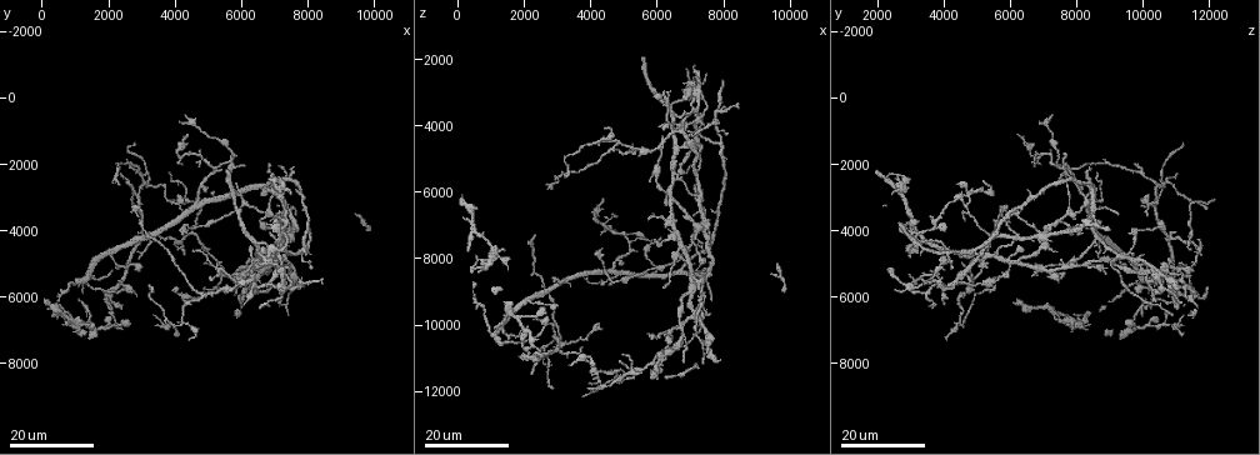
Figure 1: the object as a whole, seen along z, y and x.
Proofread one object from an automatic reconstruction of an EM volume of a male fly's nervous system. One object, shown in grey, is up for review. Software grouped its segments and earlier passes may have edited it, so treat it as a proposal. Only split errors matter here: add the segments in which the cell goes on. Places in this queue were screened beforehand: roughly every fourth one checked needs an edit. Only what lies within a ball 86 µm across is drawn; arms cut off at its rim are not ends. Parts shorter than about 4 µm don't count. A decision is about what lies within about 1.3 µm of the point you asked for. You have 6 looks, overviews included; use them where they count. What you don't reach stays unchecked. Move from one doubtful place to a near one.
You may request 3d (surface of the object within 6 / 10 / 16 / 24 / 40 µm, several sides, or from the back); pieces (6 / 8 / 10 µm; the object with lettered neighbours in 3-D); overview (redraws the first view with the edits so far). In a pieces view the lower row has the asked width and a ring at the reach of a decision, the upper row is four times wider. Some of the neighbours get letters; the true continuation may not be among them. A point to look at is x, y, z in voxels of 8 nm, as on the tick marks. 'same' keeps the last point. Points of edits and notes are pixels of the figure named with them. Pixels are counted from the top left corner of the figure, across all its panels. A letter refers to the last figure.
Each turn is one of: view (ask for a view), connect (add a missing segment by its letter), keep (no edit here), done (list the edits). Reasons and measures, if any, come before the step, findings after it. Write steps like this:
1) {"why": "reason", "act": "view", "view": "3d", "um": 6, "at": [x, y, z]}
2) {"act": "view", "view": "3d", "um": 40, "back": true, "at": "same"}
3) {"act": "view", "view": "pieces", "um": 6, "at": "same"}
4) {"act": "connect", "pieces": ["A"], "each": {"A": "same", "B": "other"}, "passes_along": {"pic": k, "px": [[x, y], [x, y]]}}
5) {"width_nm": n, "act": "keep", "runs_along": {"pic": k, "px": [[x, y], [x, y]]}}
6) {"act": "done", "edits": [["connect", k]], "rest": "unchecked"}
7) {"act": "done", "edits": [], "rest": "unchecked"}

{"why": "tapers out", "act": "view", "view": "3d", "um": 24, "at": [3200, 5700, 5600]}

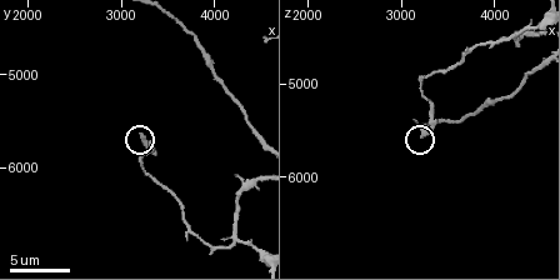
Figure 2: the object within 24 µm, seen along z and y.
{"why": "closer look", "act": "view", "view": "3d", "um": 6, "at": [3200, 5700, 5550]}

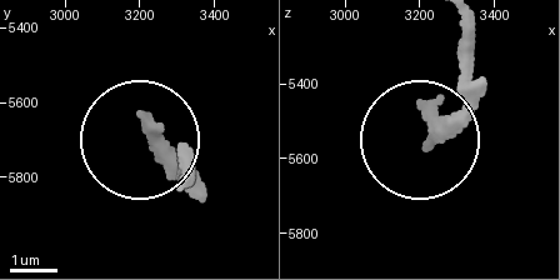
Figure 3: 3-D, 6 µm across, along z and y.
{"act": "view", "view": "pieces", "um": 6, "at": "same"}

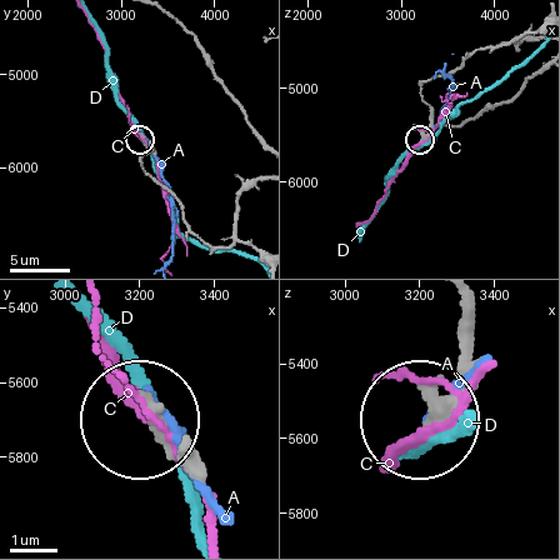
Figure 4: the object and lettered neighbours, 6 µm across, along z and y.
{"width_nm": 180, "act": "keep", "each": {"A": "other", "C": "other", "D": "other"}, "runs_along": {"pic": 4, "px": [[235, 233], [211, 248], [194, 233], [144, 166], [140, 138]]}, "found": "no lettered segment goes on from it"}

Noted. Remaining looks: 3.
{"why": "tapers out", "act": "view", "view": "3d", "um": 16, "at": [6200, 5300, 8900]}

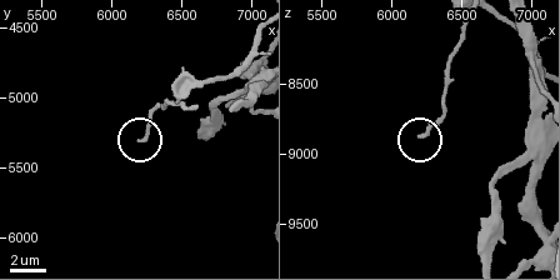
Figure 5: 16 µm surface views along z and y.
{"act": "view", "view": "pieces", "um": 10, "at": [6200, 5300, 8880]}

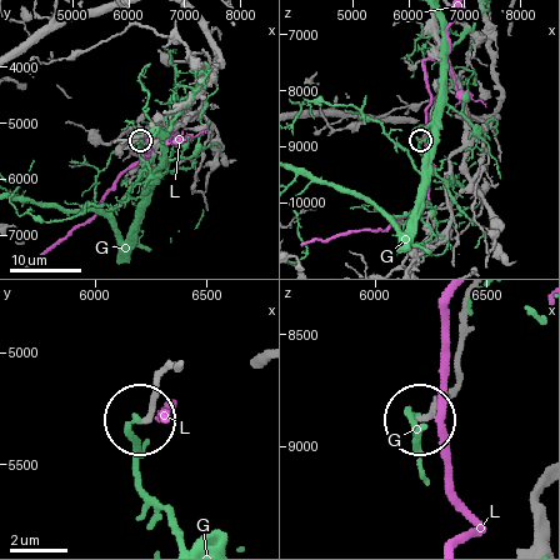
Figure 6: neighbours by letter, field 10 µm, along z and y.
{"act": "keep", "each": {"G": "other", "L": "other"}, "runs_along": {"pic": 6, "px": [[470, 301], [455, 380], [424, 420]]}, "found": "no lettered segment goes on from it"}

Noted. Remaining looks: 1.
{"act": "done", "edits": [], "rest": "unchecked"}

